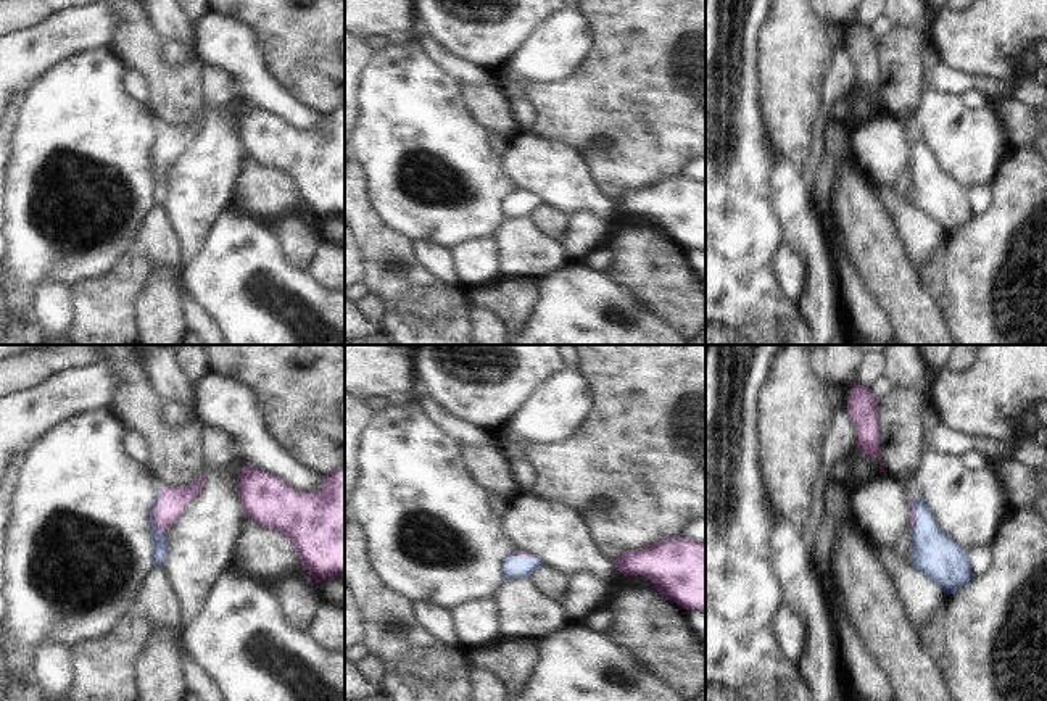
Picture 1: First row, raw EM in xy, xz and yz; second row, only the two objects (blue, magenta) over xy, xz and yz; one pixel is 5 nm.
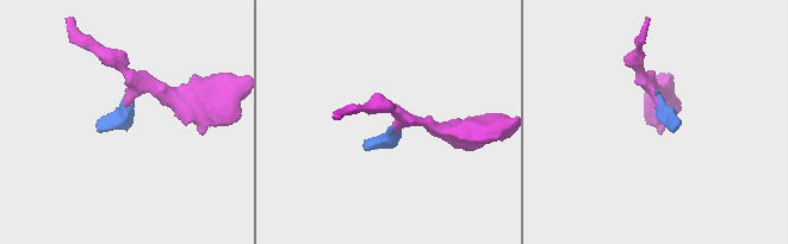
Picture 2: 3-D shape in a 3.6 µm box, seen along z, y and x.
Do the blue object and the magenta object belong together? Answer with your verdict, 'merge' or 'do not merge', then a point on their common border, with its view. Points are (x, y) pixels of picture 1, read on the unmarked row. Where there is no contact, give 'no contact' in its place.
merge; contact xy (155, 145)

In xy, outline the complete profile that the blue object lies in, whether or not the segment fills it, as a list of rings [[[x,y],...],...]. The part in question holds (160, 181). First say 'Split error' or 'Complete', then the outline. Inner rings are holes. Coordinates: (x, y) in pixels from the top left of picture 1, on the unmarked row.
Split error. [[[205,111],[187,126],[156,124],[156,140],[148,156],[153,179],[155,205],[164,205],[168,192],[168,177],[163,169],[168,168],[184,148],[197,137],[206,121]]]

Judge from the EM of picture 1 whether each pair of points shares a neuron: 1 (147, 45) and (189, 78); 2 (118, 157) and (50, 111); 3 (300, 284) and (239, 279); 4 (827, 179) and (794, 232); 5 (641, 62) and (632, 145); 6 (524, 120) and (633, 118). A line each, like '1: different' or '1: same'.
1: same
2: same
3: same
4: different
5: same
6: different

